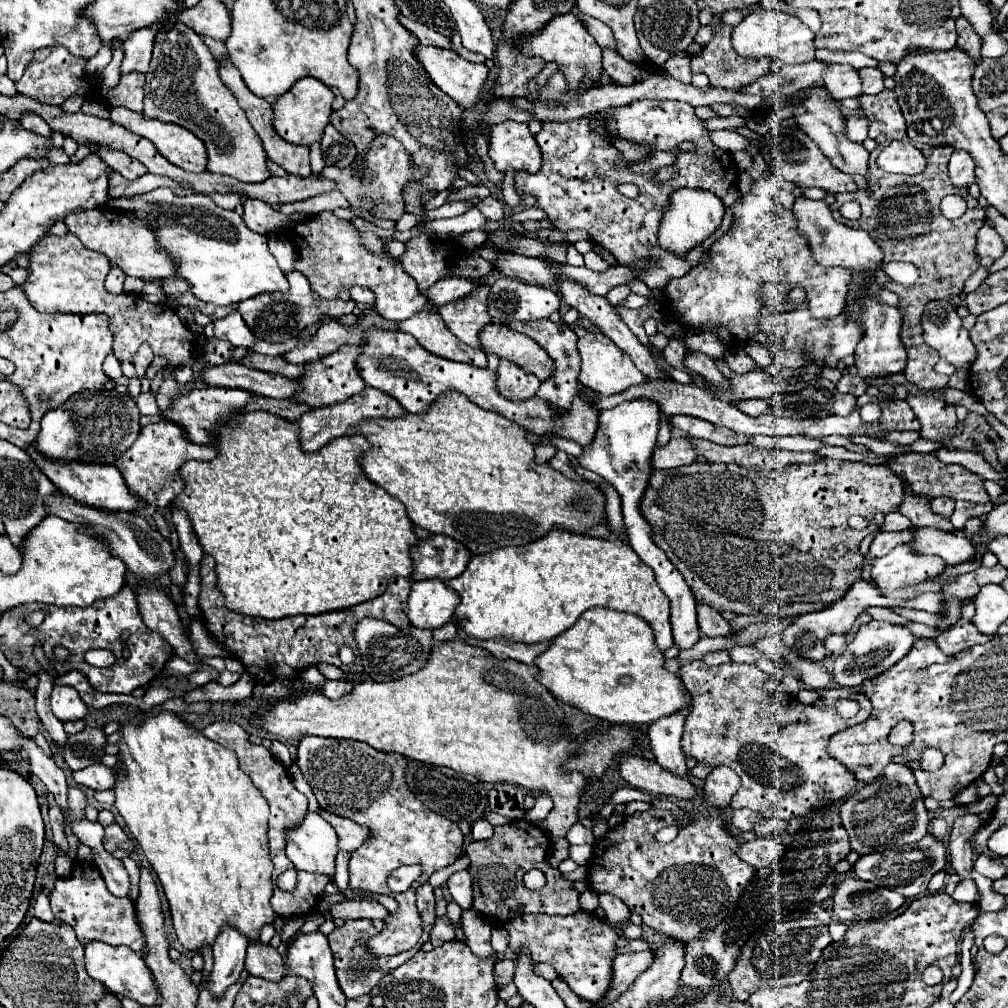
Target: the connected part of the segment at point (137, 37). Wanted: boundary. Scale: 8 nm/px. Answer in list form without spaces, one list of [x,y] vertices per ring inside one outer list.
[[[160,25],[156,27],[144,27],[144,31],[134,31],[124,41],[124,61],[120,67],[120,75],[128,75],[132,71],[148,73],[150,57],[152,57],[152,43],[154,35]]]

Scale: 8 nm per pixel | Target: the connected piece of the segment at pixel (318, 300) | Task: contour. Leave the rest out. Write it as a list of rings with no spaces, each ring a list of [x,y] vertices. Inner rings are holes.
[[[290,271],[290,273],[286,273],[286,277],[288,277],[288,283],[290,283],[288,293],[284,293],[284,295],[282,293],[262,293],[262,295],[256,295],[252,299],[246,299],[246,301],[238,303],[238,311],[240,311],[242,319],[246,321],[246,325],[252,329],[252,333],[258,339],[274,343],[276,339],[294,337],[304,327],[310,327],[310,325],[322,321],[324,317],[336,319],[336,317],[342,317],[346,313],[352,313],[352,309],[356,305],[354,301],[322,299],[320,295],[316,295],[316,291],[312,291],[308,279],[300,271]]]

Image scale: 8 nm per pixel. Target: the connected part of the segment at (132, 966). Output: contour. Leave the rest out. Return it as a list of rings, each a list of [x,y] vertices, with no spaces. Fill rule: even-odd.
[[[92,941],[84,945],[84,953],[86,953],[86,971],[92,979],[100,981],[106,985],[108,991],[112,991],[118,997],[128,997],[138,1001],[144,1007],[150,1007],[156,1003],[158,997],[158,989],[154,985],[152,973],[146,967],[146,963],[142,961],[140,955],[136,955],[130,947],[112,947],[100,941]]]

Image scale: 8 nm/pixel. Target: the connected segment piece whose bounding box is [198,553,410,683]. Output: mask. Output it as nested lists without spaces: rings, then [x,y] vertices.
[[[204,553],[202,561],[200,561],[202,585],[200,585],[200,597],[198,597],[202,623],[204,623],[206,631],[210,633],[210,637],[218,645],[222,645],[230,653],[230,657],[238,659],[246,667],[248,675],[260,683],[294,681],[300,677],[300,673],[304,669],[316,667],[320,663],[332,663],[332,665],[344,669],[348,675],[362,673],[360,657],[356,657],[356,661],[352,665],[342,665],[342,661],[338,657],[342,647],[354,647],[354,653],[358,655],[354,635],[352,635],[356,621],[362,617],[378,617],[378,619],[386,619],[394,625],[402,625],[402,627],[410,625],[406,613],[402,611],[402,601],[408,597],[408,591],[410,591],[410,579],[406,579],[406,577],[394,577],[388,583],[388,589],[384,595],[370,599],[368,603],[360,603],[352,609],[348,607],[348,611],[328,611],[324,615],[296,615],[296,617],[288,617],[288,619],[268,621],[262,617],[240,615],[224,605],[224,595],[218,589],[218,577],[216,577],[214,565],[216,563],[214,563],[212,555]]]

